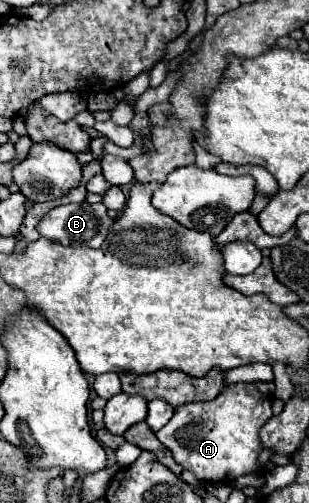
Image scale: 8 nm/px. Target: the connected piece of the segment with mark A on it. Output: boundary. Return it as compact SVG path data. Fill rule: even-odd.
M231 384L213 402L191 402L175 408L173 418L157 432L163 446L173 452L173 458L201 482L231 484L243 474L265 470L259 466L261 428L273 418L271 398L261 394L255 384Z

